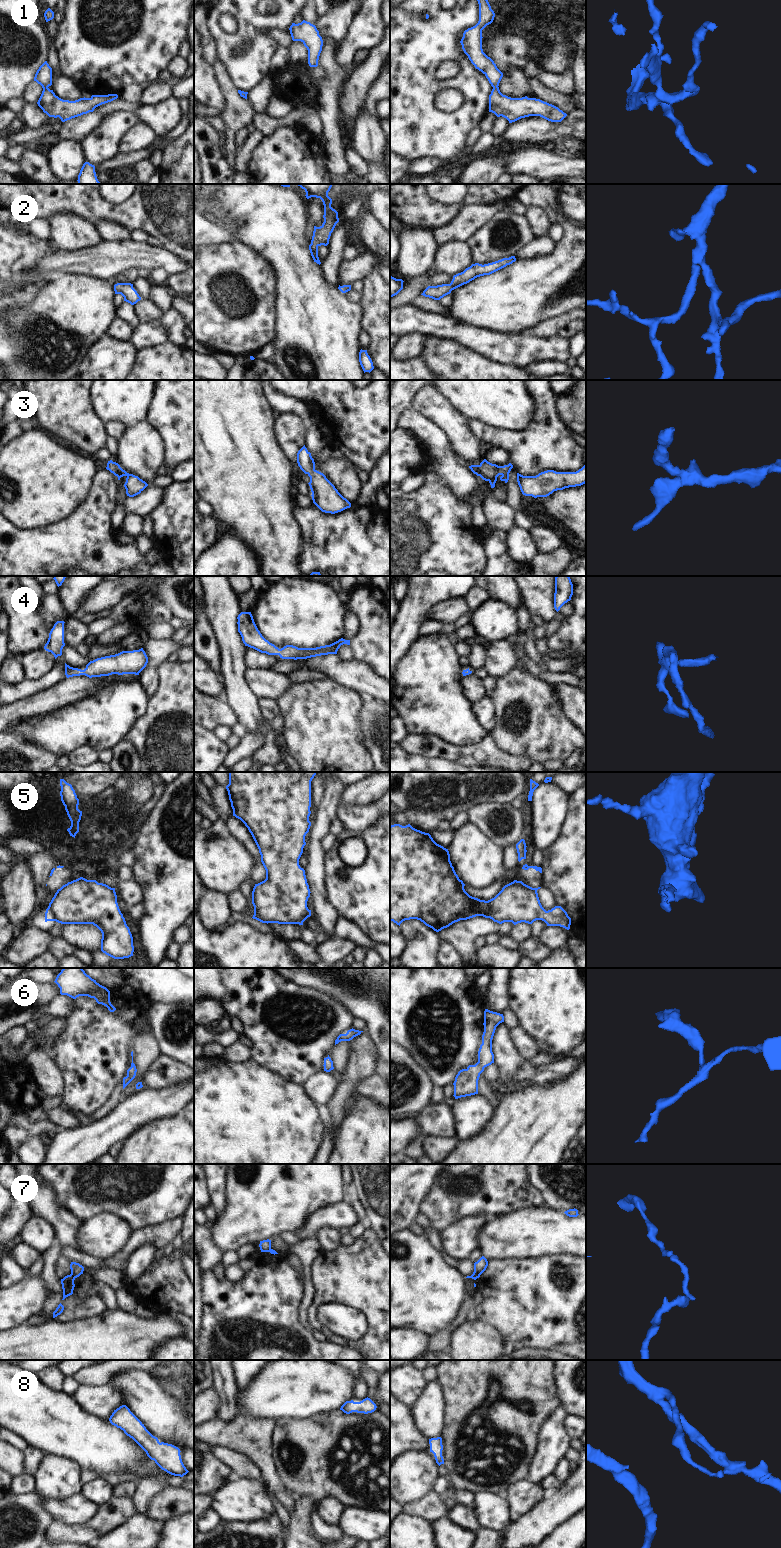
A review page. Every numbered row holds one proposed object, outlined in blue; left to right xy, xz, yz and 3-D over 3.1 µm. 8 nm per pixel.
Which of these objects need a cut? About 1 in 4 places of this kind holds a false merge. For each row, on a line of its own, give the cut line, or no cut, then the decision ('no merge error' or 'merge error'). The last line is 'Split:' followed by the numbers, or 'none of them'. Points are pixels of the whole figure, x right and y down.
1: cut none; no merge error
2: cut none; no merge error
3: cut none; no merge error
4: cut none; no merge error
5: cut xz (254, 912), (265, 922); merge error
6: cut none; no merge error
7: cut xy (70, 1274), (75, 1277); merge error
8: cut none; no merge error
Split: 5, 7

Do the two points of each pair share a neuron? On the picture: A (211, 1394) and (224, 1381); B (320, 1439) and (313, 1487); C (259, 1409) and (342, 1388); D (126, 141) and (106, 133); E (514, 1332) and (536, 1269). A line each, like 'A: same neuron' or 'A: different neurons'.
A: different neurons
B: same neuron
C: same neuron
D: different neurons
E: same neuron

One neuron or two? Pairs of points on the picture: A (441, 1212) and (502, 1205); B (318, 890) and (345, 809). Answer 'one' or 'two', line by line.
A: one
B: two

